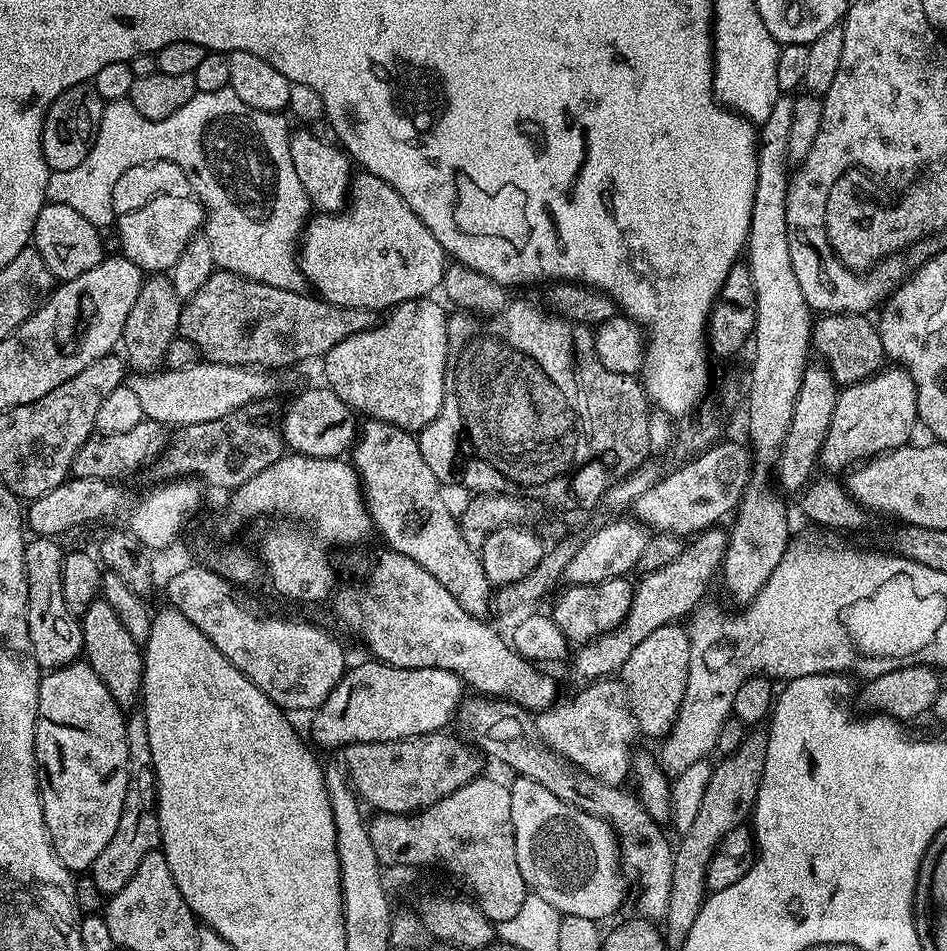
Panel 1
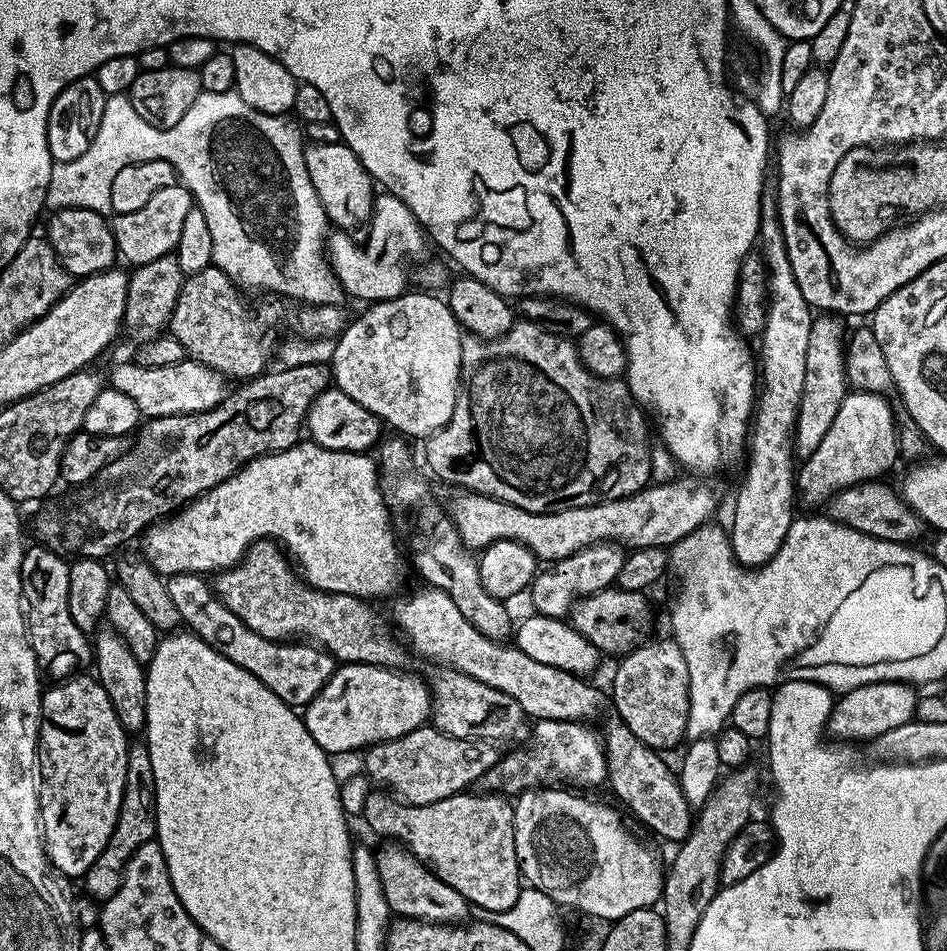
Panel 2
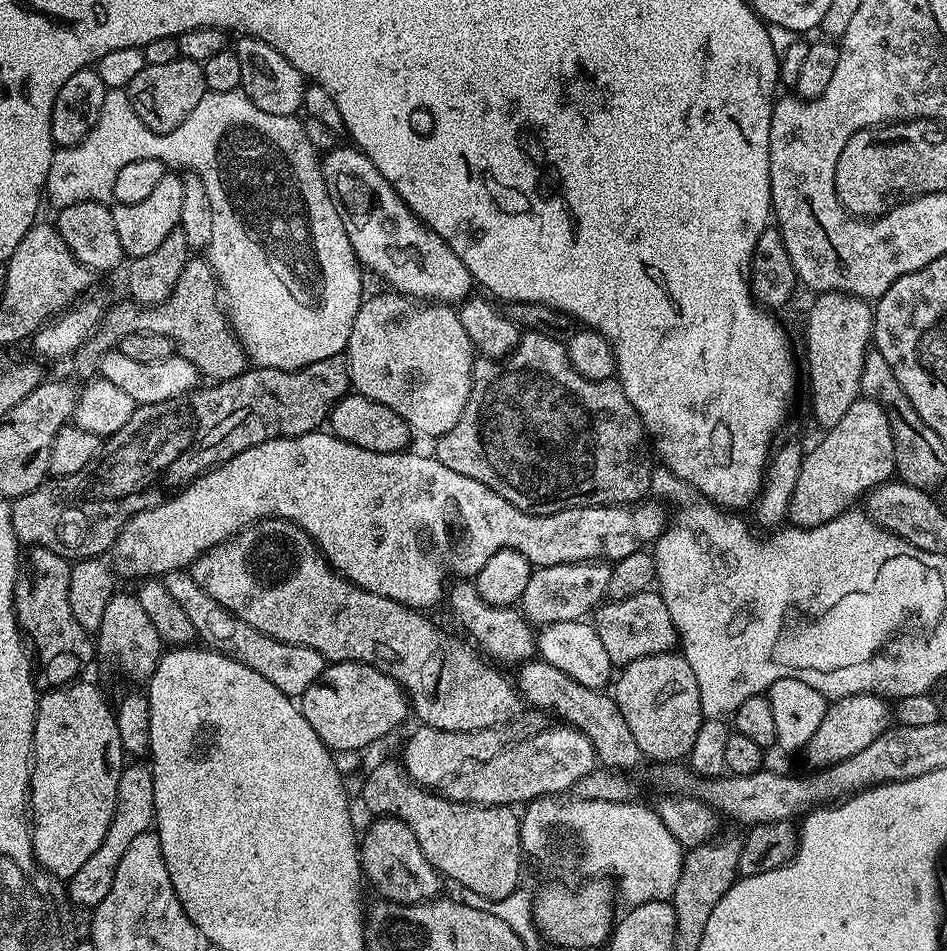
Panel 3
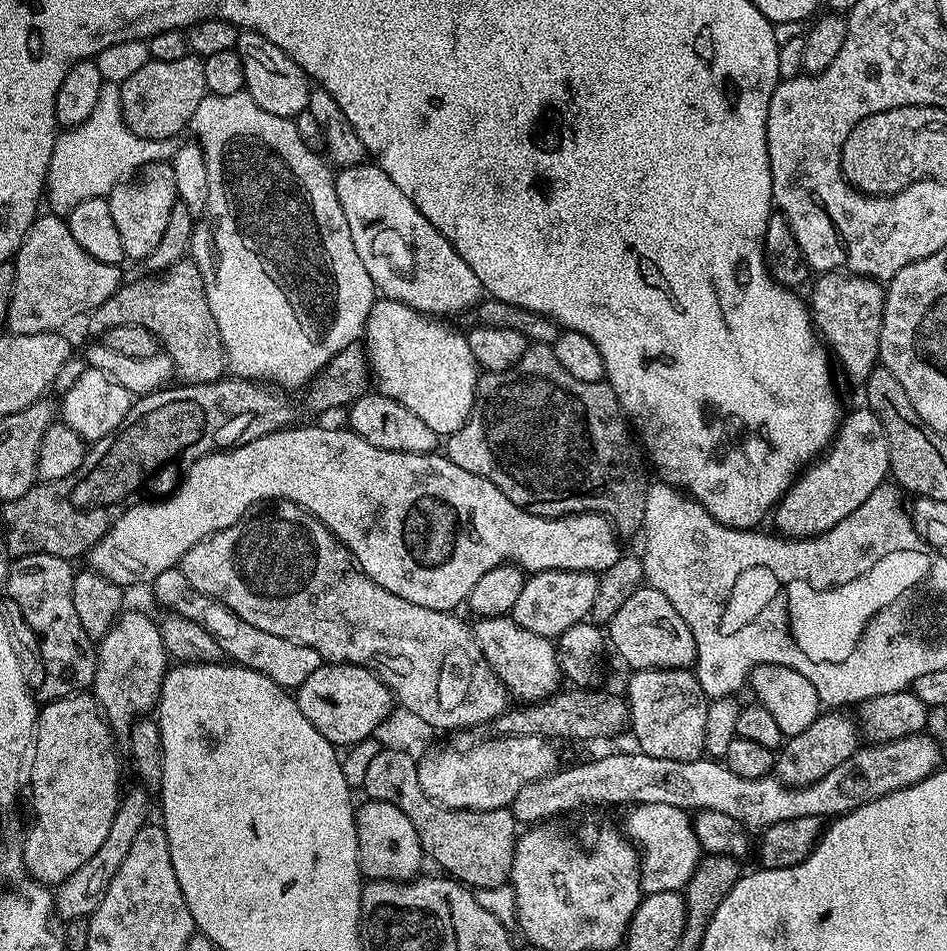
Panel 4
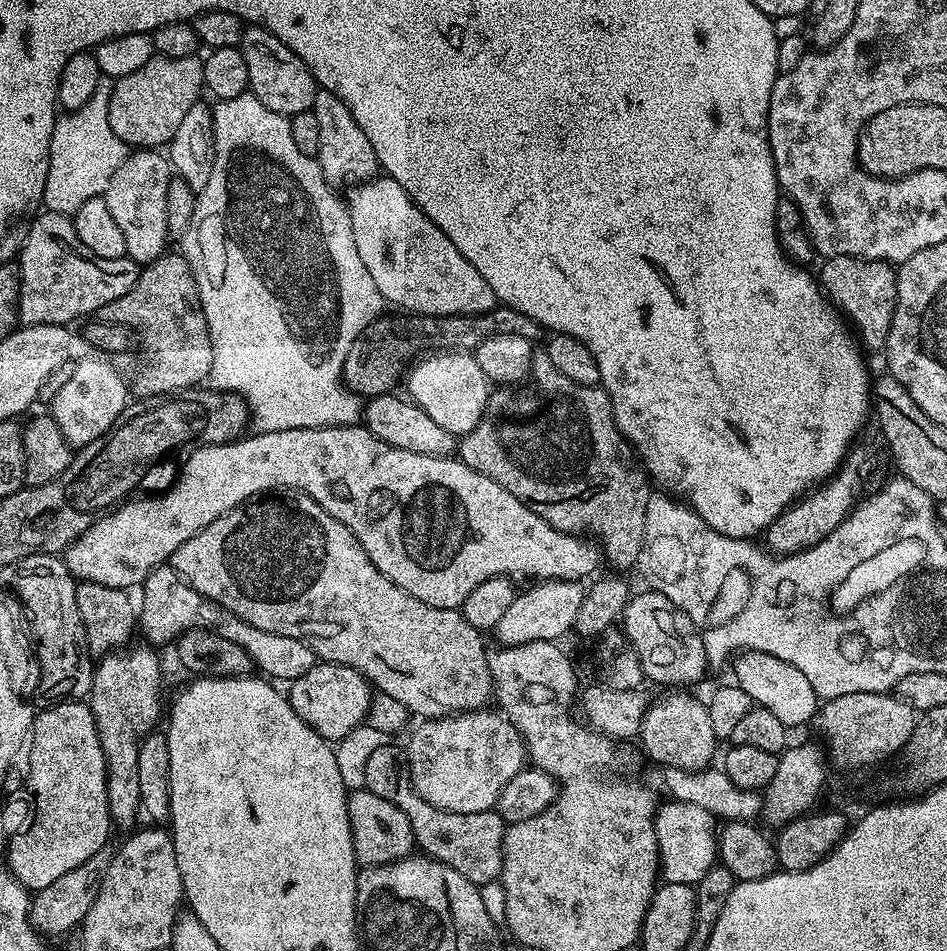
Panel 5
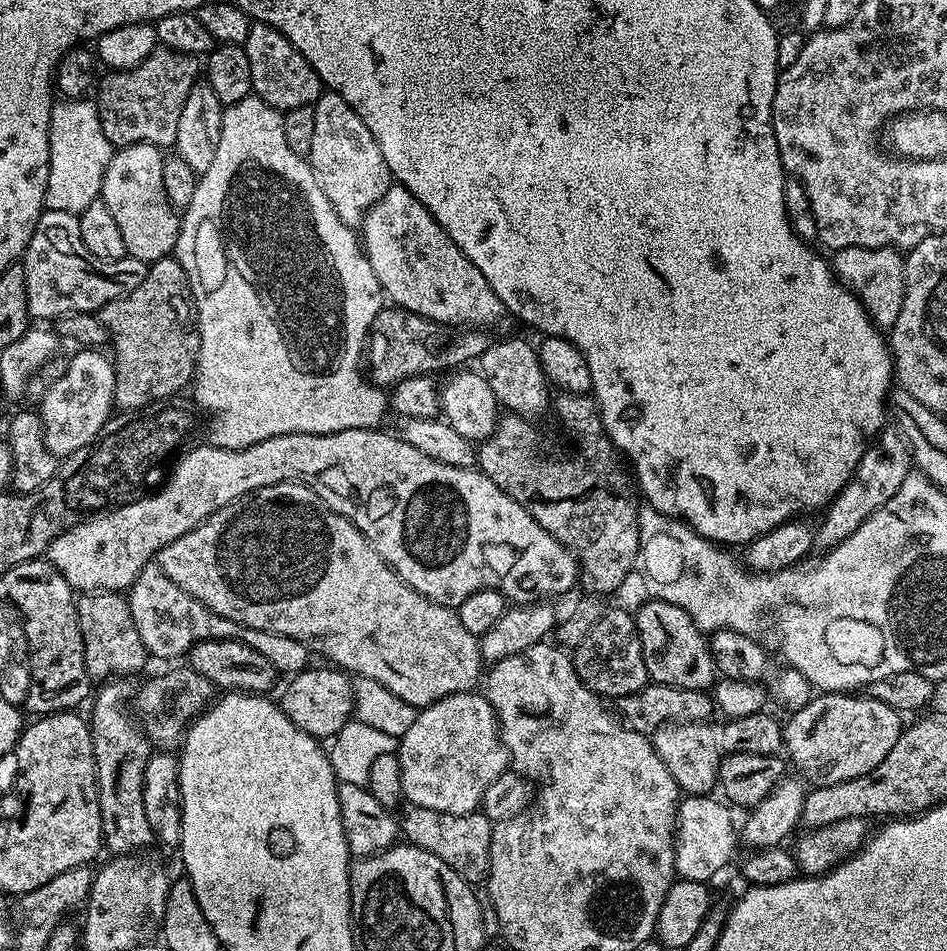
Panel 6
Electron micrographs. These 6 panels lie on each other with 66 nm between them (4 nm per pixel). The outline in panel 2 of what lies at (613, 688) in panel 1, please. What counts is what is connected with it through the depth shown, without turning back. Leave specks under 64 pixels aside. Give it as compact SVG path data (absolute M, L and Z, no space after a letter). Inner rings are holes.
M537 720L535 723L531 725L530 728L530 743L527 745L529 746L525 752L512 752L509 754L501 755L500 760L497 762L495 766L488 769L488 772L484 777L482 777L483 783L488 783L493 793L496 794L519 794L522 792L528 791L529 788L538 788L541 786L552 786L555 785L557 782L564 782L560 780L569 780L572 784L601 784L603 785L608 778L608 760L604 756L604 742L599 731L596 732L592 729L593 725L588 722L581 722L579 720Z

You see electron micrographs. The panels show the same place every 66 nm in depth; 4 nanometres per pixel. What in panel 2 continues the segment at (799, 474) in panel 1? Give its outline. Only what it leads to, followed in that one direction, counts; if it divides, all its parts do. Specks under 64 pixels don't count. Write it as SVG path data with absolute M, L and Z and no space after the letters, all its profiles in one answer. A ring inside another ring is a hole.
M820 314L812 322L810 346L806 346L806 382L796 423L796 454L800 458L806 458L818 450L822 438L826 438L826 430L830 430L830 425L850 391L844 365L846 331L843 323L845 321L836 314Z

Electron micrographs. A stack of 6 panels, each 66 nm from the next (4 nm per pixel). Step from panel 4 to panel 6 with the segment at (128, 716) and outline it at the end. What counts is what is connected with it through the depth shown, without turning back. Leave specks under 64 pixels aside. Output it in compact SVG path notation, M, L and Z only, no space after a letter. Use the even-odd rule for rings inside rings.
M113 678L101 683L100 688L95 689L96 705L90 715L90 727L92 729L92 745L94 746L94 762L96 763L96 785L98 786L98 798L100 799L100 813L102 814L102 834L104 835L103 847L112 854L136 854L147 849L148 843L153 843L154 837L150 830L150 822L146 819L146 810L142 803L142 782L146 762L150 755L148 737L144 735L144 729L123 708L123 704L133 699L134 684L128 678Z

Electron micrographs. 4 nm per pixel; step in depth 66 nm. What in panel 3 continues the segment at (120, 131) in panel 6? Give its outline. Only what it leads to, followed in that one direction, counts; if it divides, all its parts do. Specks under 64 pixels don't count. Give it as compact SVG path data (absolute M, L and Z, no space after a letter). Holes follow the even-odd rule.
M183 58L165 62L162 66L145 64L129 82L126 91L134 114L142 118L148 129L152 132L169 132L188 117L190 110L194 110L194 106L202 102L204 93L208 91L204 65Z

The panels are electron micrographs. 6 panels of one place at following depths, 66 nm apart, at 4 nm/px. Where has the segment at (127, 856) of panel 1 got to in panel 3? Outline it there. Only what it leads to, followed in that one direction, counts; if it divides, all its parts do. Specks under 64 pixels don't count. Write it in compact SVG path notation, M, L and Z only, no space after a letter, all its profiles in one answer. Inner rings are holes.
M144 762L129 763L120 775L114 818L110 818L106 838L102 838L102 846L98 846L98 850L94 850L94 854L90 854L89 860L82 865L82 870L78 870L78 874L74 874L72 879L67 881L67 899L73 905L96 909L114 885L115 871L119 862L122 861L122 856L126 854L126 850L130 849L130 845L138 834L147 832L153 827L155 819L152 769Z

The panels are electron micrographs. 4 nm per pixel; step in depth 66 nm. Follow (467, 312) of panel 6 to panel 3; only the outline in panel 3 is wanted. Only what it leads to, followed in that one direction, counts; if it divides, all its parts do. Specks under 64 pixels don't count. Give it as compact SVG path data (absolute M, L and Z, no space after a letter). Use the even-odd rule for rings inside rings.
M355 146L340 147L333 147L323 153L324 181L326 190L336 203L336 209L342 218L342 226L346 226L346 238L350 238L350 246L357 261L365 269L368 267L370 271L377 272L388 283L385 285L399 292L401 296L456 306L473 295L474 281L470 270L466 270L462 258L458 258L458 254L454 254L454 250L446 246L441 236L431 232L400 201L399 194L390 186L390 182L386 182L386 178L382 178L382 174L378 174L378 166L374 166L374 162L370 162L370 158L366 158L364 152Z

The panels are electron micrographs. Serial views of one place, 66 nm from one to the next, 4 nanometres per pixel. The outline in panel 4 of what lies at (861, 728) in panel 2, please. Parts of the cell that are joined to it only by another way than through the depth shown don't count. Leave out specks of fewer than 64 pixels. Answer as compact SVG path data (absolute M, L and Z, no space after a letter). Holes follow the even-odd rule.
M824 710L817 715L814 722L810 722L810 726L806 726L806 730L802 730L802 734L794 734L785 739L782 747L774 756L774 772L784 783L793 786L802 784L813 784L818 782L818 778L822 778L825 774L830 774L830 770L834 770L834 766L838 766L841 762L846 762L846 758L850 758L850 754L854 754L856 749L861 747L862 732L858 727L857 721L847 716L844 710Z

